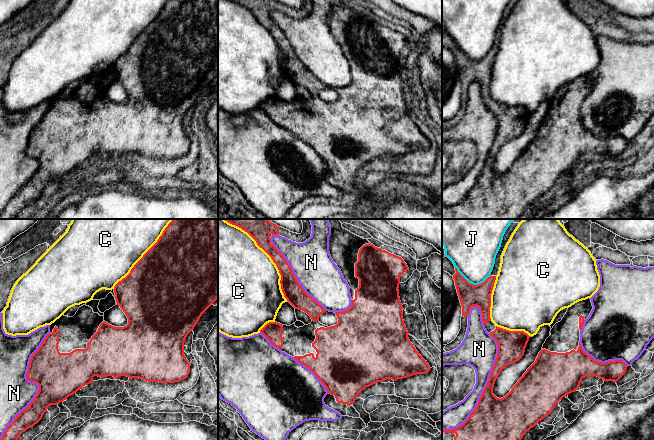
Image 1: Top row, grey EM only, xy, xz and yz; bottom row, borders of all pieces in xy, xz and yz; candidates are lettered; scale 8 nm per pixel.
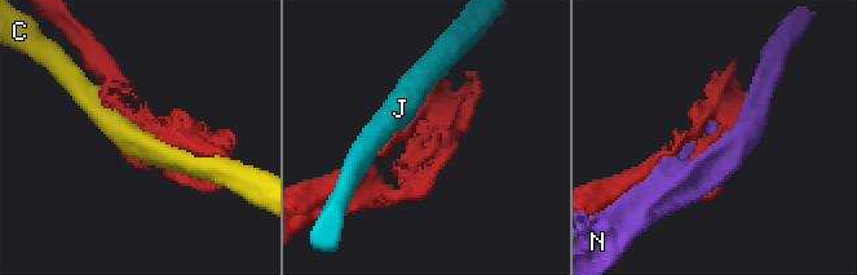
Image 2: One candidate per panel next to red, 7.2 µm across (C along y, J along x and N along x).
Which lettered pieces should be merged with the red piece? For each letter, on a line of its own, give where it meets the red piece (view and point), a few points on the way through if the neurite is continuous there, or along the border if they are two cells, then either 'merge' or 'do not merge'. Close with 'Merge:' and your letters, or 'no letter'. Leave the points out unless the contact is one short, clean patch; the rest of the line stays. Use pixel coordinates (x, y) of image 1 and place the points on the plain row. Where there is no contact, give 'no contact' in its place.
C: xz (271, 34) | do not merge
J: yz (470, 59) | do not merge
N: xy (37, 159) | do not merge
Merge: no letter

